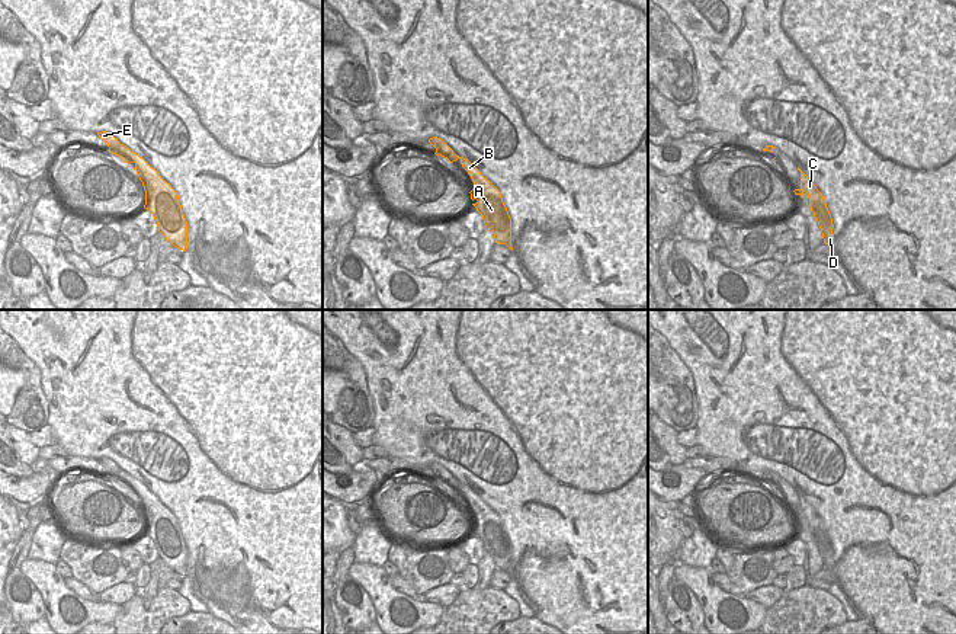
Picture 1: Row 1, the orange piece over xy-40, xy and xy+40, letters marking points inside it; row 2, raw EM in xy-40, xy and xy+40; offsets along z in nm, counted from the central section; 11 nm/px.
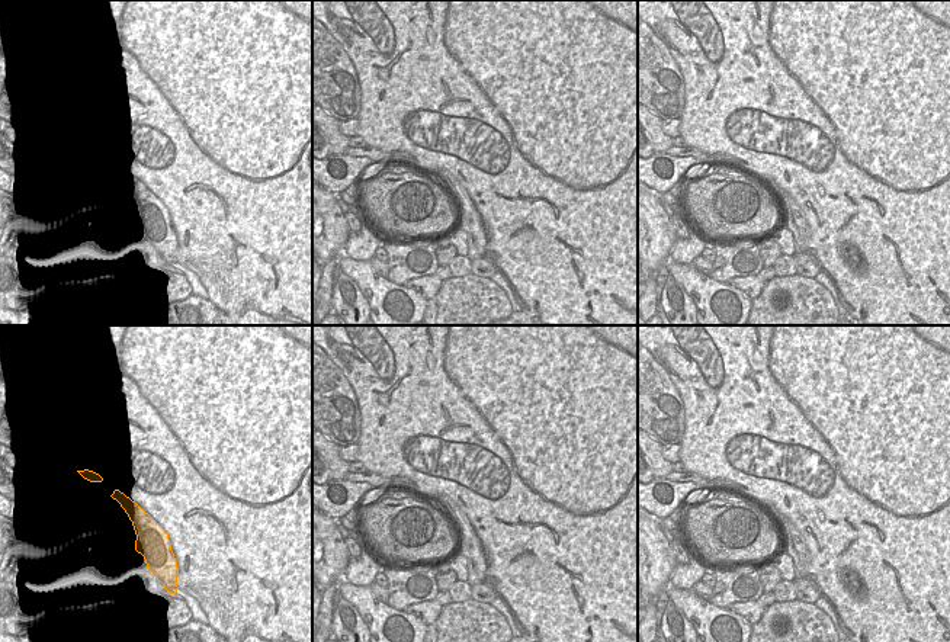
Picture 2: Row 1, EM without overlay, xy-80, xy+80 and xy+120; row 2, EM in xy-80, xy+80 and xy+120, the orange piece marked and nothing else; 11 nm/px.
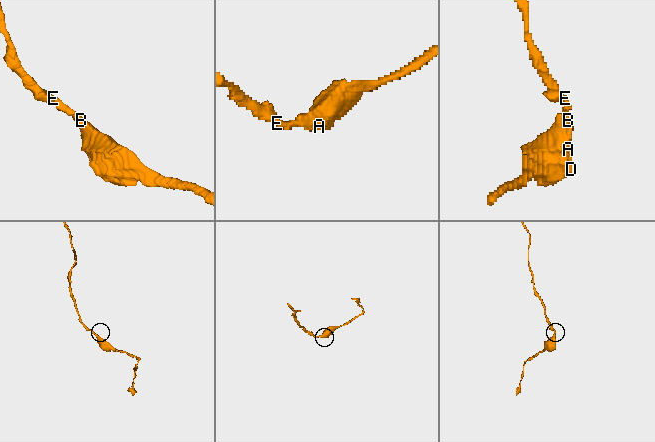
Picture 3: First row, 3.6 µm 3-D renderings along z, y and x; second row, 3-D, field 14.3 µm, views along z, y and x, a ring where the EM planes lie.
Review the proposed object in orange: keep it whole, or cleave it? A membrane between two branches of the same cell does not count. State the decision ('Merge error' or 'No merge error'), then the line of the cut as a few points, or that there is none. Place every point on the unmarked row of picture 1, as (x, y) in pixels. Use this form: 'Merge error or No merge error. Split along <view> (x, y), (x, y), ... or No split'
No merge error. No split.

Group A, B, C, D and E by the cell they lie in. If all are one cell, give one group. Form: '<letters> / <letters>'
A B C D E

